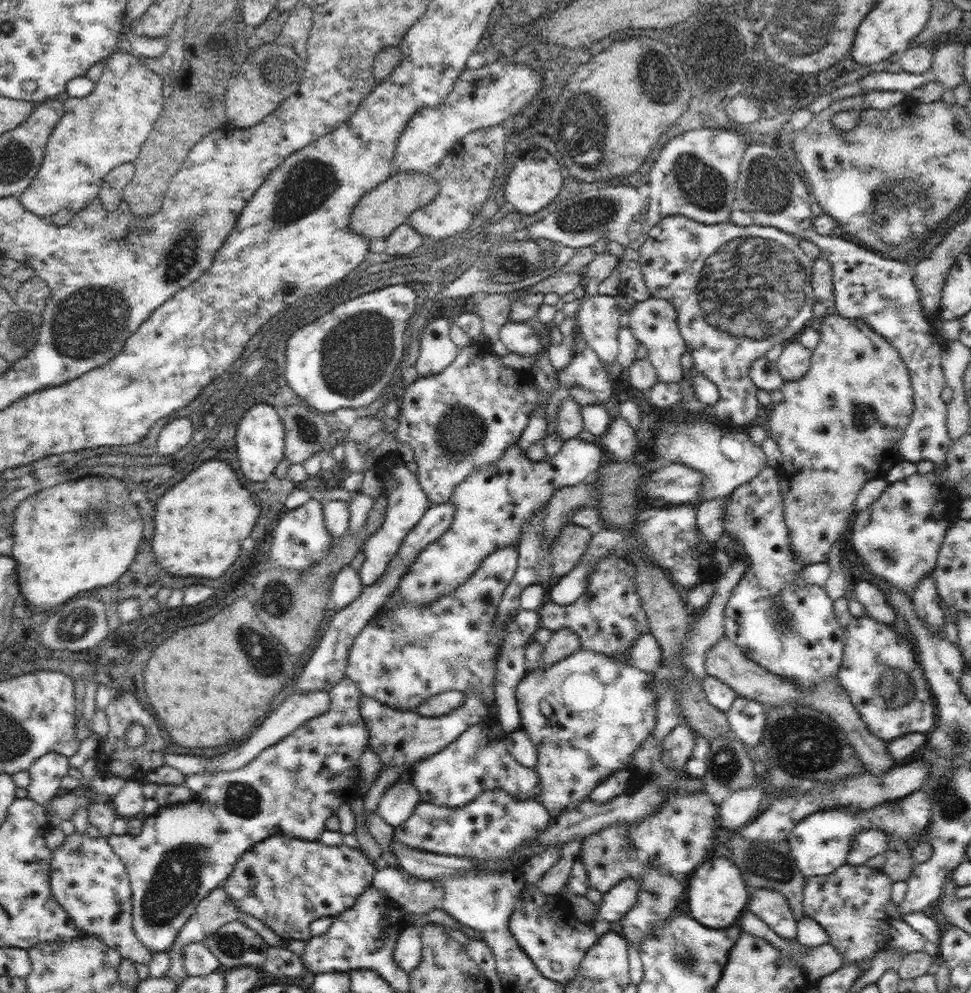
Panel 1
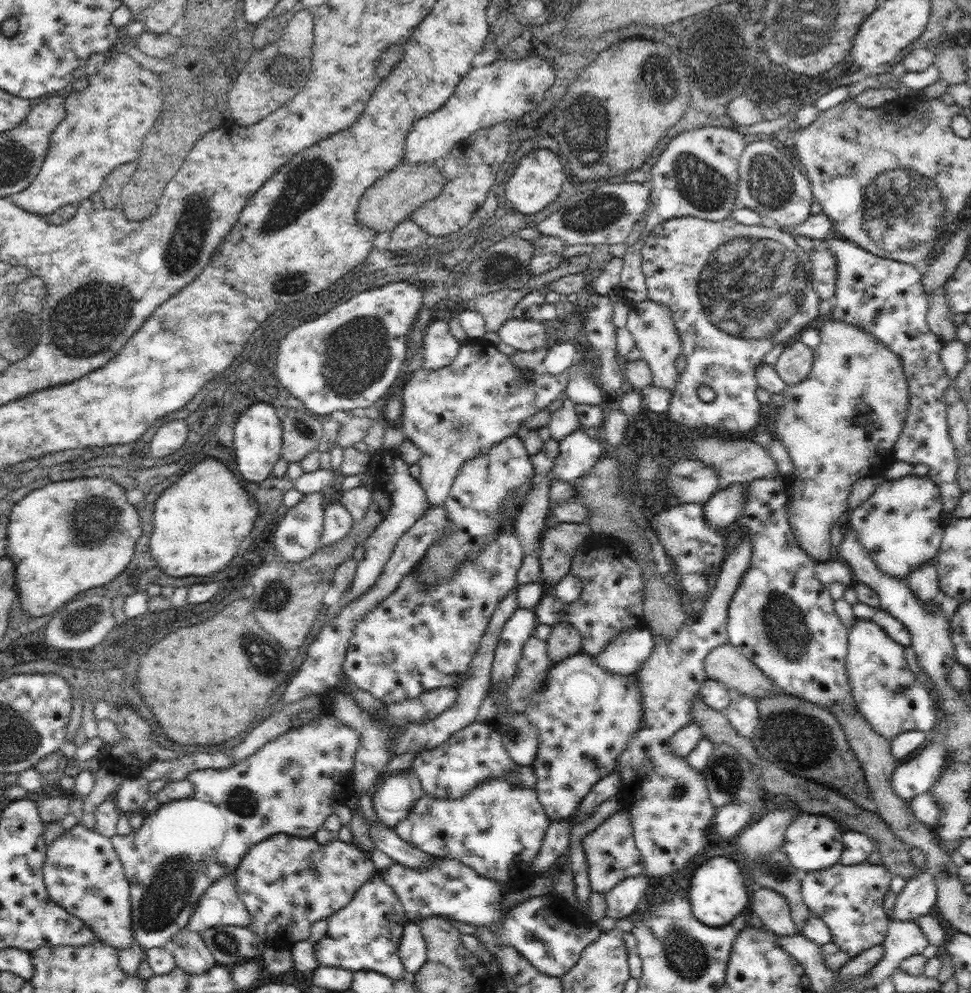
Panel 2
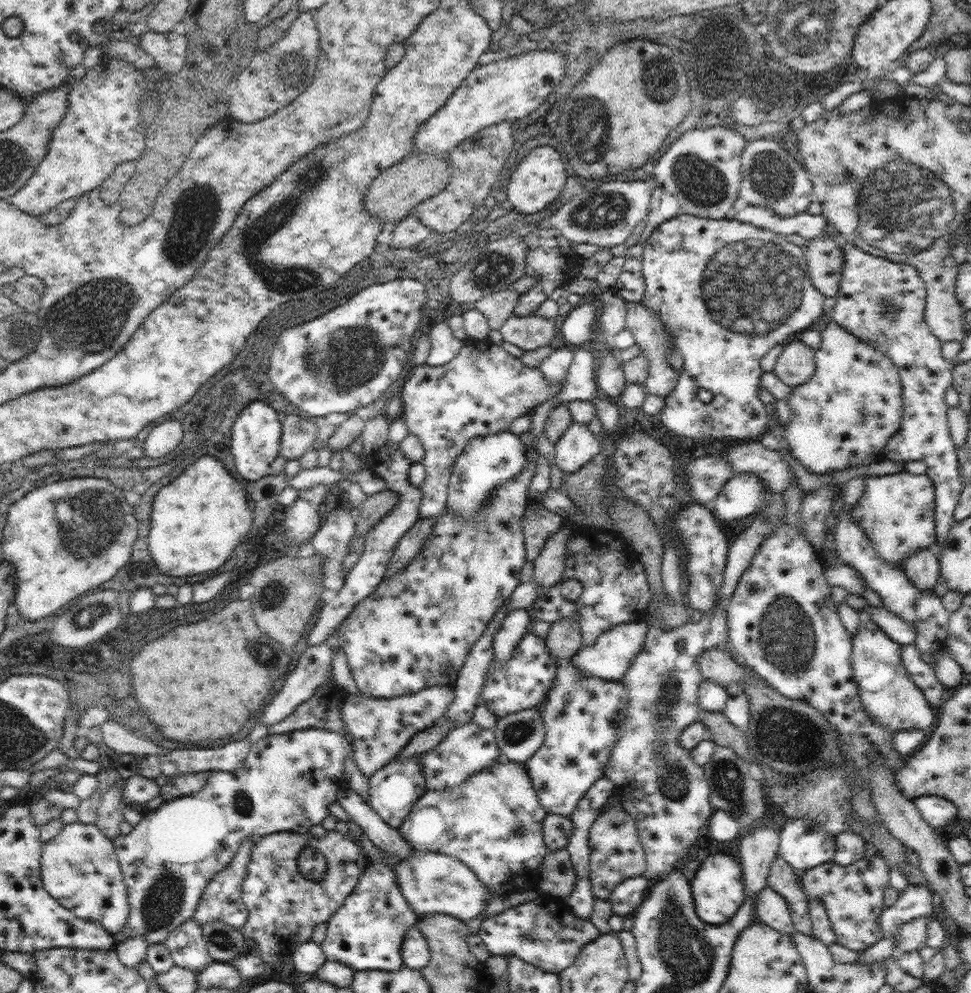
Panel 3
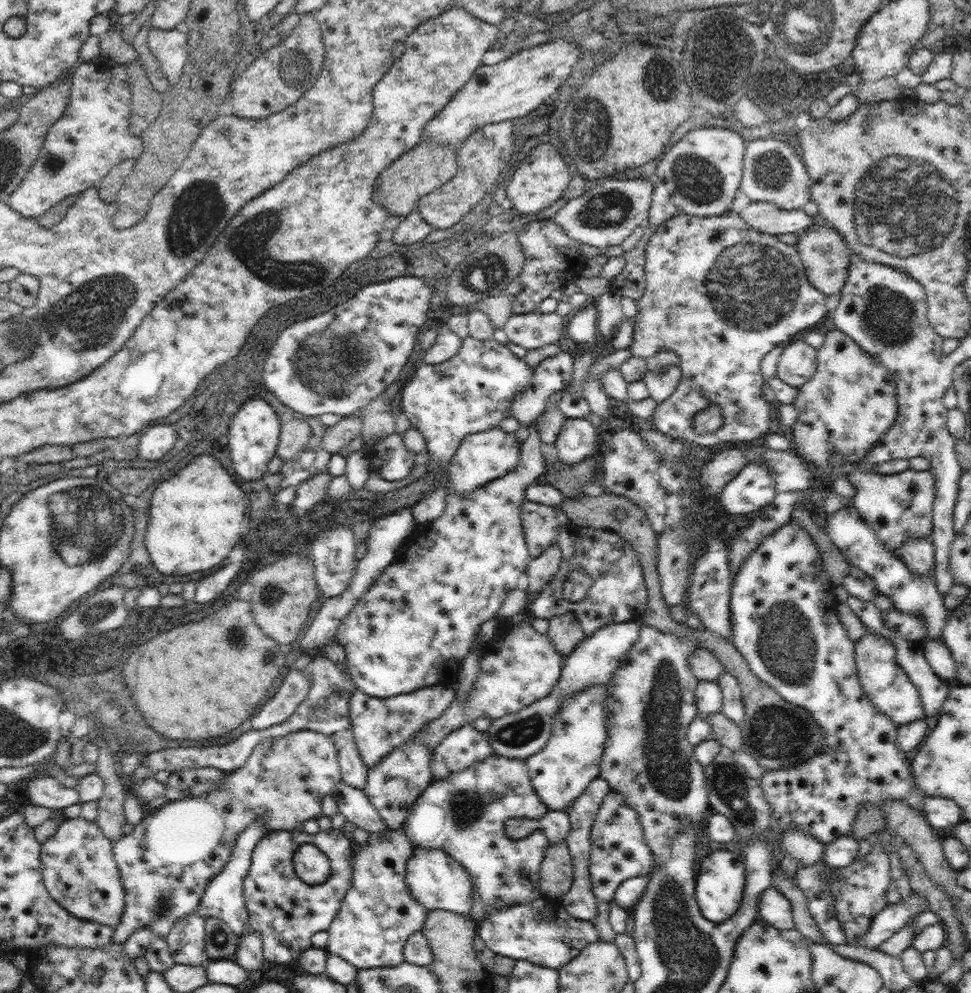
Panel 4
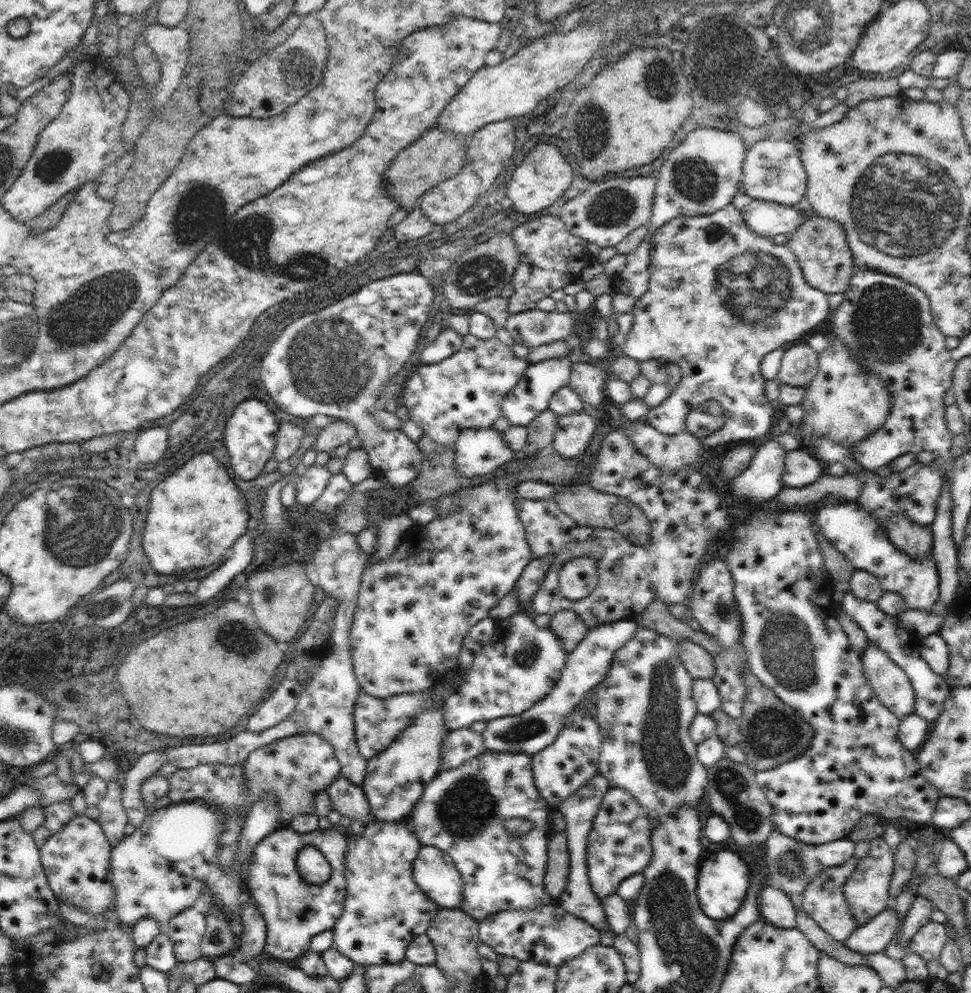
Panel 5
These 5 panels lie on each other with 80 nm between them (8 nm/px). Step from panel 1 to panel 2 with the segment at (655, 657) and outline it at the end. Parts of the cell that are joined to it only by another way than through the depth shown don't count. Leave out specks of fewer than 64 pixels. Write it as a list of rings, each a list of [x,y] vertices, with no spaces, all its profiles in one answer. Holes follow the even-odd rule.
[[[645,626],[621,632],[615,640],[594,657],[594,662],[614,676],[633,675],[640,671],[646,658],[654,652],[656,637]]]

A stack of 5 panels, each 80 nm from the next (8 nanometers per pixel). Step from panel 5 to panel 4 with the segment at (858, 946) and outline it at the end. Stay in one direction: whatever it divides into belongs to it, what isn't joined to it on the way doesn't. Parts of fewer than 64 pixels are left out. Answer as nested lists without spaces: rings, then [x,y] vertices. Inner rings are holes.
[[[918,893],[897,903],[888,903],[874,918],[869,930],[854,945],[878,949],[884,941],[902,930],[911,918],[915,918],[927,908],[927,900]]]

